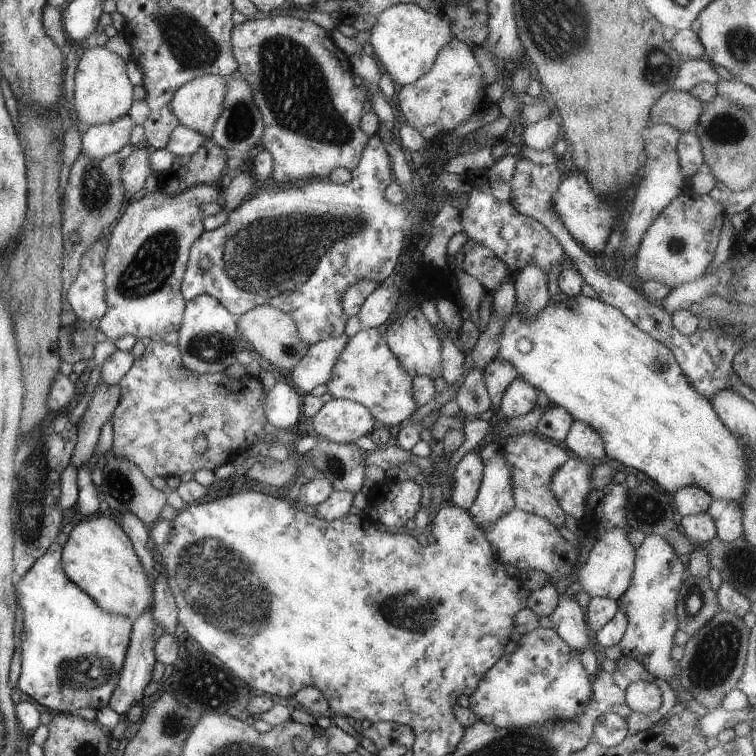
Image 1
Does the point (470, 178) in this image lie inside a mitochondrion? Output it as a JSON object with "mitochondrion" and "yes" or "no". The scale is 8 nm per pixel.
{"mitochondrion":"no"}

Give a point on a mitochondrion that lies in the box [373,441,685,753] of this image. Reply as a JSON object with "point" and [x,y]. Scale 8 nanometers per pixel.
{"point":[412,616]}

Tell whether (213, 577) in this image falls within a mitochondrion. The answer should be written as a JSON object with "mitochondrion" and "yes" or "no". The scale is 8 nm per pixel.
{"mitochondrion":"yes"}

